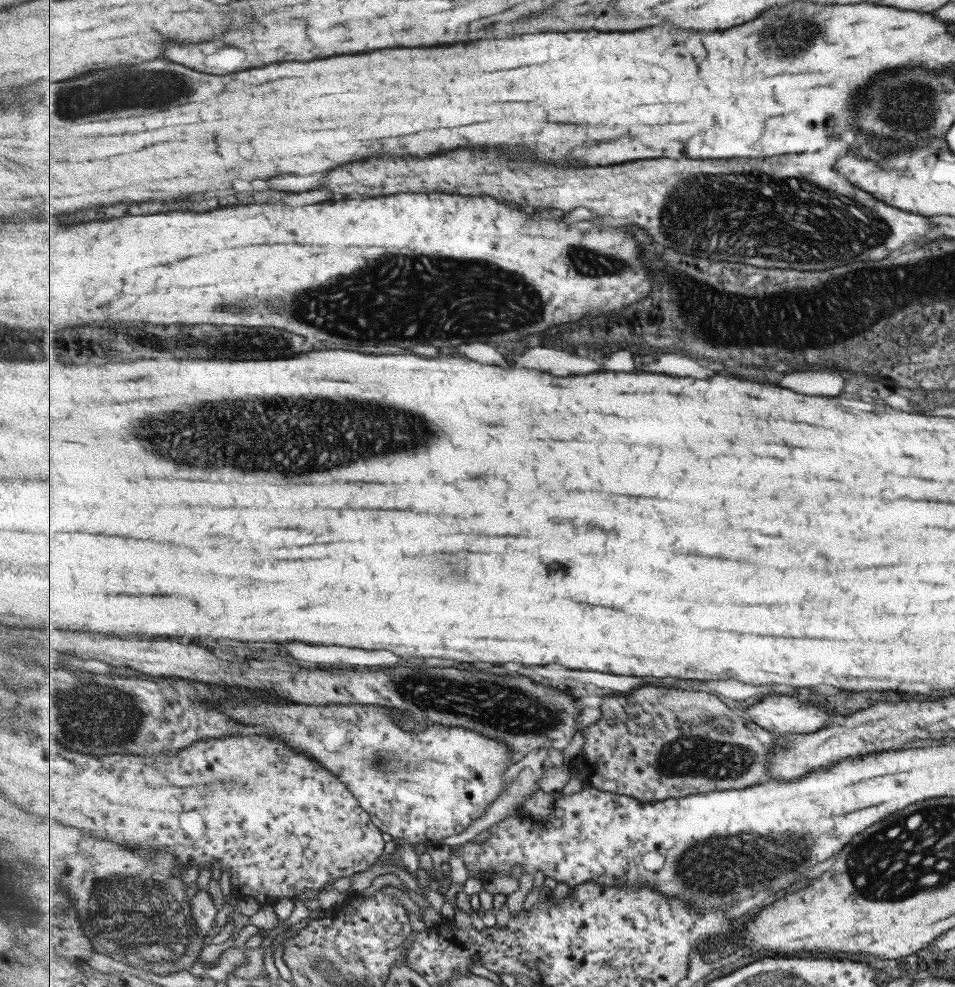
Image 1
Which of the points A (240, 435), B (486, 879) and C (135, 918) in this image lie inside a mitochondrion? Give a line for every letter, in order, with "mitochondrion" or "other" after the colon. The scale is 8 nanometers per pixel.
A: mitochondrion
B: other
C: mitochondrion

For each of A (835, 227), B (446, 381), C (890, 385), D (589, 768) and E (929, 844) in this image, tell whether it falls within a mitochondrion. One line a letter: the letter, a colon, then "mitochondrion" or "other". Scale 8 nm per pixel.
A: mitochondrion
B: other
C: other
D: other
E: mitochondrion

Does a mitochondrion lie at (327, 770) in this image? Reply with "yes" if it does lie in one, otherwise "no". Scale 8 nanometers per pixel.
no

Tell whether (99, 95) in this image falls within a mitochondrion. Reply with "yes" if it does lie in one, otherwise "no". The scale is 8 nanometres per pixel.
yes

